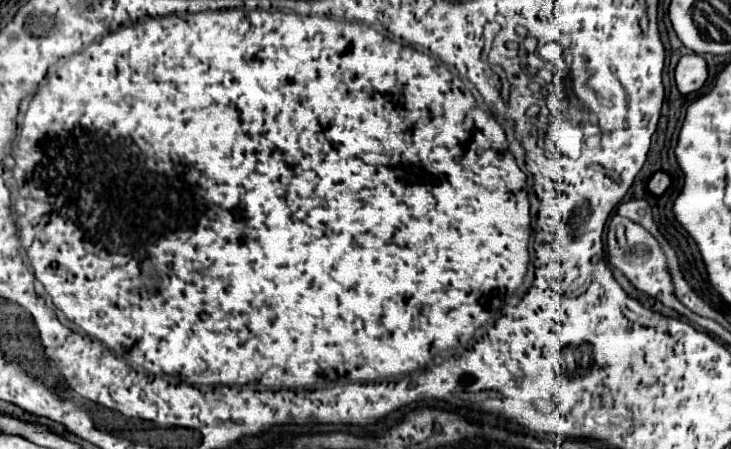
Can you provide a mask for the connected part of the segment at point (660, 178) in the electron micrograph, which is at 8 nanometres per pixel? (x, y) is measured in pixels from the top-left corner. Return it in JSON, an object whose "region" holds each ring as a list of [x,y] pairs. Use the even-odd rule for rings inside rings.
{"region":[[[657,172],[649,184],[647,184],[647,190],[653,194],[653,196],[661,196],[667,188],[671,186],[671,176],[667,172]]]}

